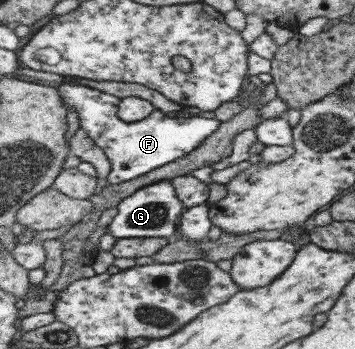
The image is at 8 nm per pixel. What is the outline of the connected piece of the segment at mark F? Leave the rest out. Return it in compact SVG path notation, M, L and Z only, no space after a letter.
M70 82L57 86L60 89L60 93L64 96L63 102L65 102L65 106L77 113L79 123L81 127L87 131L89 138L93 139L95 144L104 150L111 165L111 170L106 179L111 184L131 181L149 172L153 172L159 167L163 167L164 165L173 163L173 161L177 161L177 159L185 157L185 155L191 153L191 151L195 151L199 145L203 144L205 139L211 137L211 135L221 127L222 123L222 121L217 118L210 119L200 116L177 118L169 117L168 115L167 117L165 113L158 109L155 113L151 113L150 117L143 119L143 121L127 123L123 121L118 114L121 98Z

